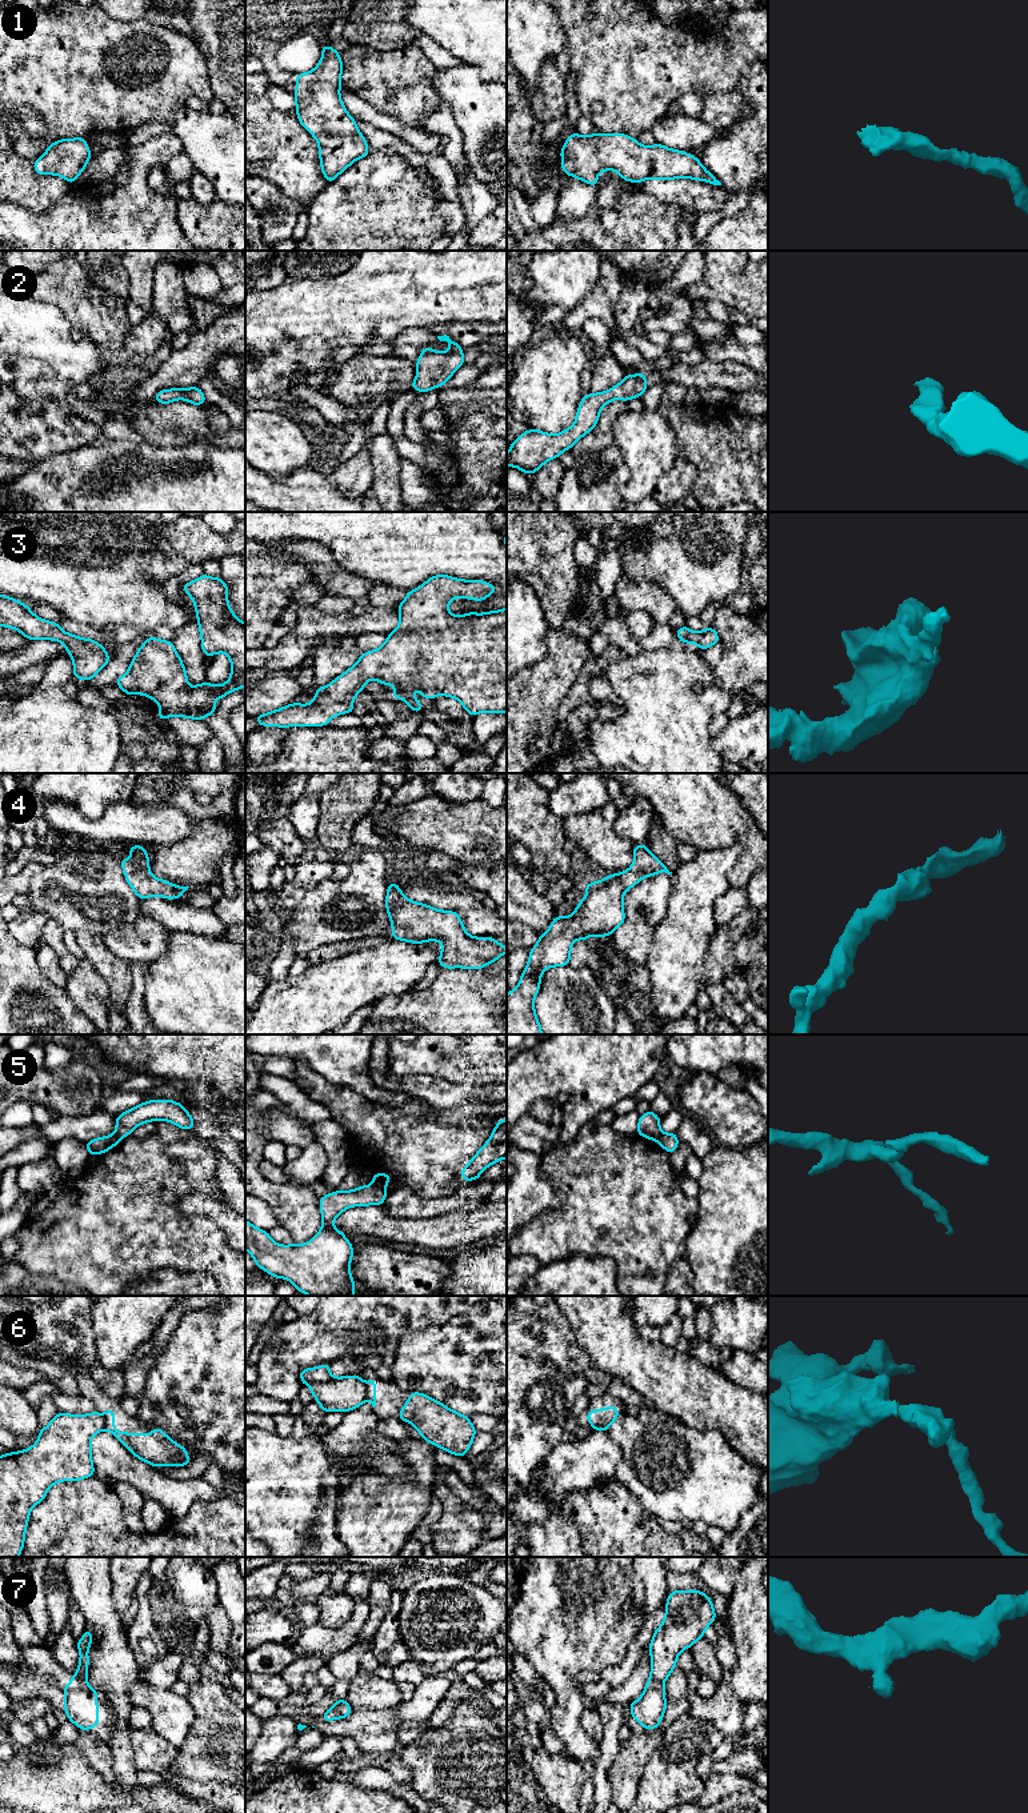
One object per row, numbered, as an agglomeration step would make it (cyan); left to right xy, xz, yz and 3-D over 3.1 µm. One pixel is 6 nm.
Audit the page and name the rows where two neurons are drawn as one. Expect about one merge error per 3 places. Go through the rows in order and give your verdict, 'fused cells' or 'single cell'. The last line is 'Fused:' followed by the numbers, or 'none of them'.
1: single cell
2: single cell
3: single cell
4: single cell
5: fused cells
6: fused cells
7: fused cells
Fused: 5, 6, 7

